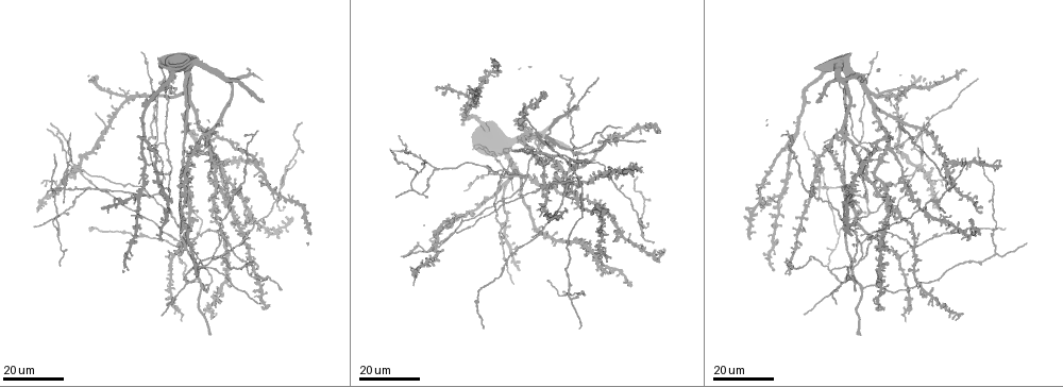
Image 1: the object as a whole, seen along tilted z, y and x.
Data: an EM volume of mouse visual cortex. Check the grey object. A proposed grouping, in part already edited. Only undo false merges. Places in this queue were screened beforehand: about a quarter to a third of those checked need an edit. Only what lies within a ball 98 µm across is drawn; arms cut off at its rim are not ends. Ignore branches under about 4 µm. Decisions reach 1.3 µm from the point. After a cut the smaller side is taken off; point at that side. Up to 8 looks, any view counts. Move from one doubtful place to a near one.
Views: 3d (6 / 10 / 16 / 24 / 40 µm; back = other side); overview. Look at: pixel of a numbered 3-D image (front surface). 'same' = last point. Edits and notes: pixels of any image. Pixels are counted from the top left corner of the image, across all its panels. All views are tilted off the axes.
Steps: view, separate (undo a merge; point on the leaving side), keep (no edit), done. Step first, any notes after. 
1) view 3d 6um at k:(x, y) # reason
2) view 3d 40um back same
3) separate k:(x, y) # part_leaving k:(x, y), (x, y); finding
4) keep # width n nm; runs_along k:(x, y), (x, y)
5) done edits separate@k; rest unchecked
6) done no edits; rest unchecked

view 3d 24um at 1:(55, 184)

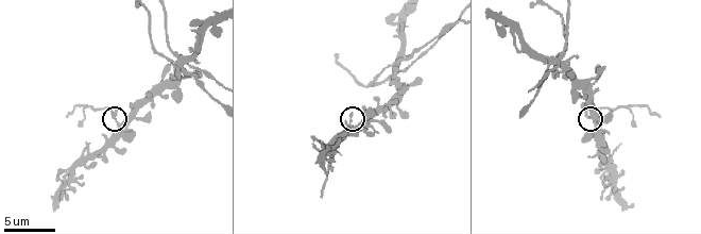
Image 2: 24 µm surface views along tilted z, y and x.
view 3d 6um at 2:(117, 122)

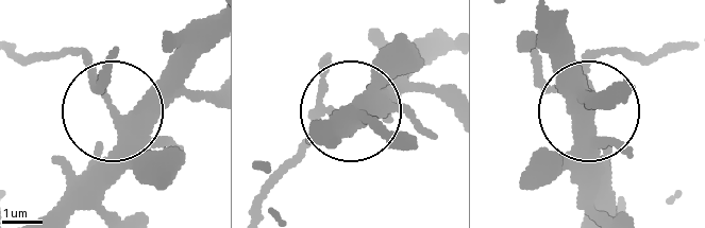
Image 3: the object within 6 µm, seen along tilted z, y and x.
separate 3:(87, 55) # side_arm 10 um; part_leaving 3:(111, 105), (74, 48), (35, 57), (15, 51); a second cell is stuck on

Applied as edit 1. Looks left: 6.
view 3d 24um at 1:(862, 286)

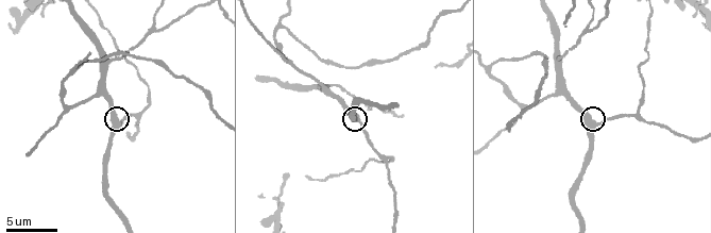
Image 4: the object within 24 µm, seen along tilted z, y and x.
view 3d 6um at 4:(597, 125)

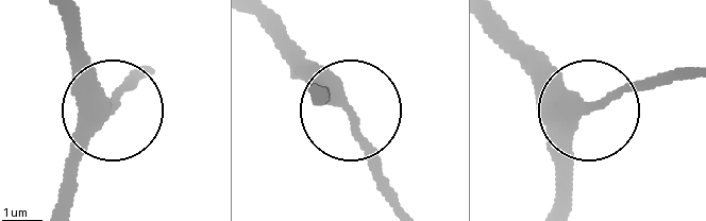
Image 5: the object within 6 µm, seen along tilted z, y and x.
keep # runs_along 5:(252, 13), (347, 102), (314, 97); all the same cell

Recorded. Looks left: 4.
view 3d 24um at 1:(929, 120) # three-way junction

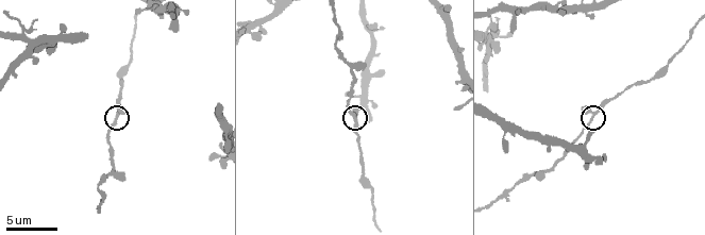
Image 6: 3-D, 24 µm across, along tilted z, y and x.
view 3d 10um at 6:(594, 117) # closer look

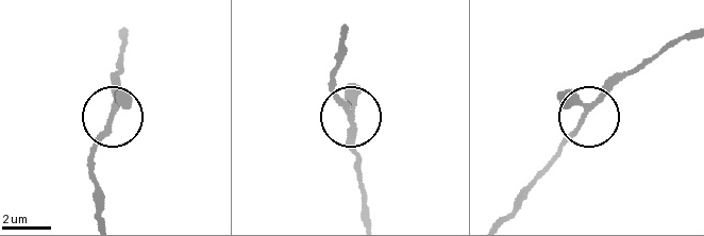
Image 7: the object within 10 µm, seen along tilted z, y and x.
keep # arms 3; runs_along 7:(345, 34), (331, 82), (350, 111), (348, 142), (356, 165); all the same cell

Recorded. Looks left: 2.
view 3d 16um at 1:(818, 185) # four or more arms meet

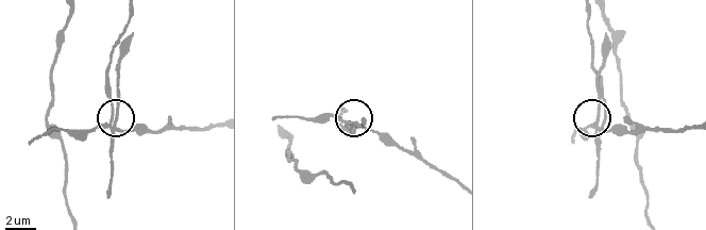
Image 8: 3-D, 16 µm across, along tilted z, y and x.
view 3d 10um at 8:(597, 124) # zoom in

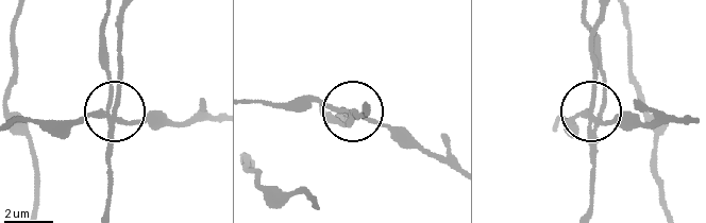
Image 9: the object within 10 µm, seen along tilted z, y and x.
separate 9:(108, 156) # part_leaving 9:(110, 119), (106, 12); a second cell is stuck on

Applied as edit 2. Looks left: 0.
done edits separate@3, separate@9; rest unchecked

